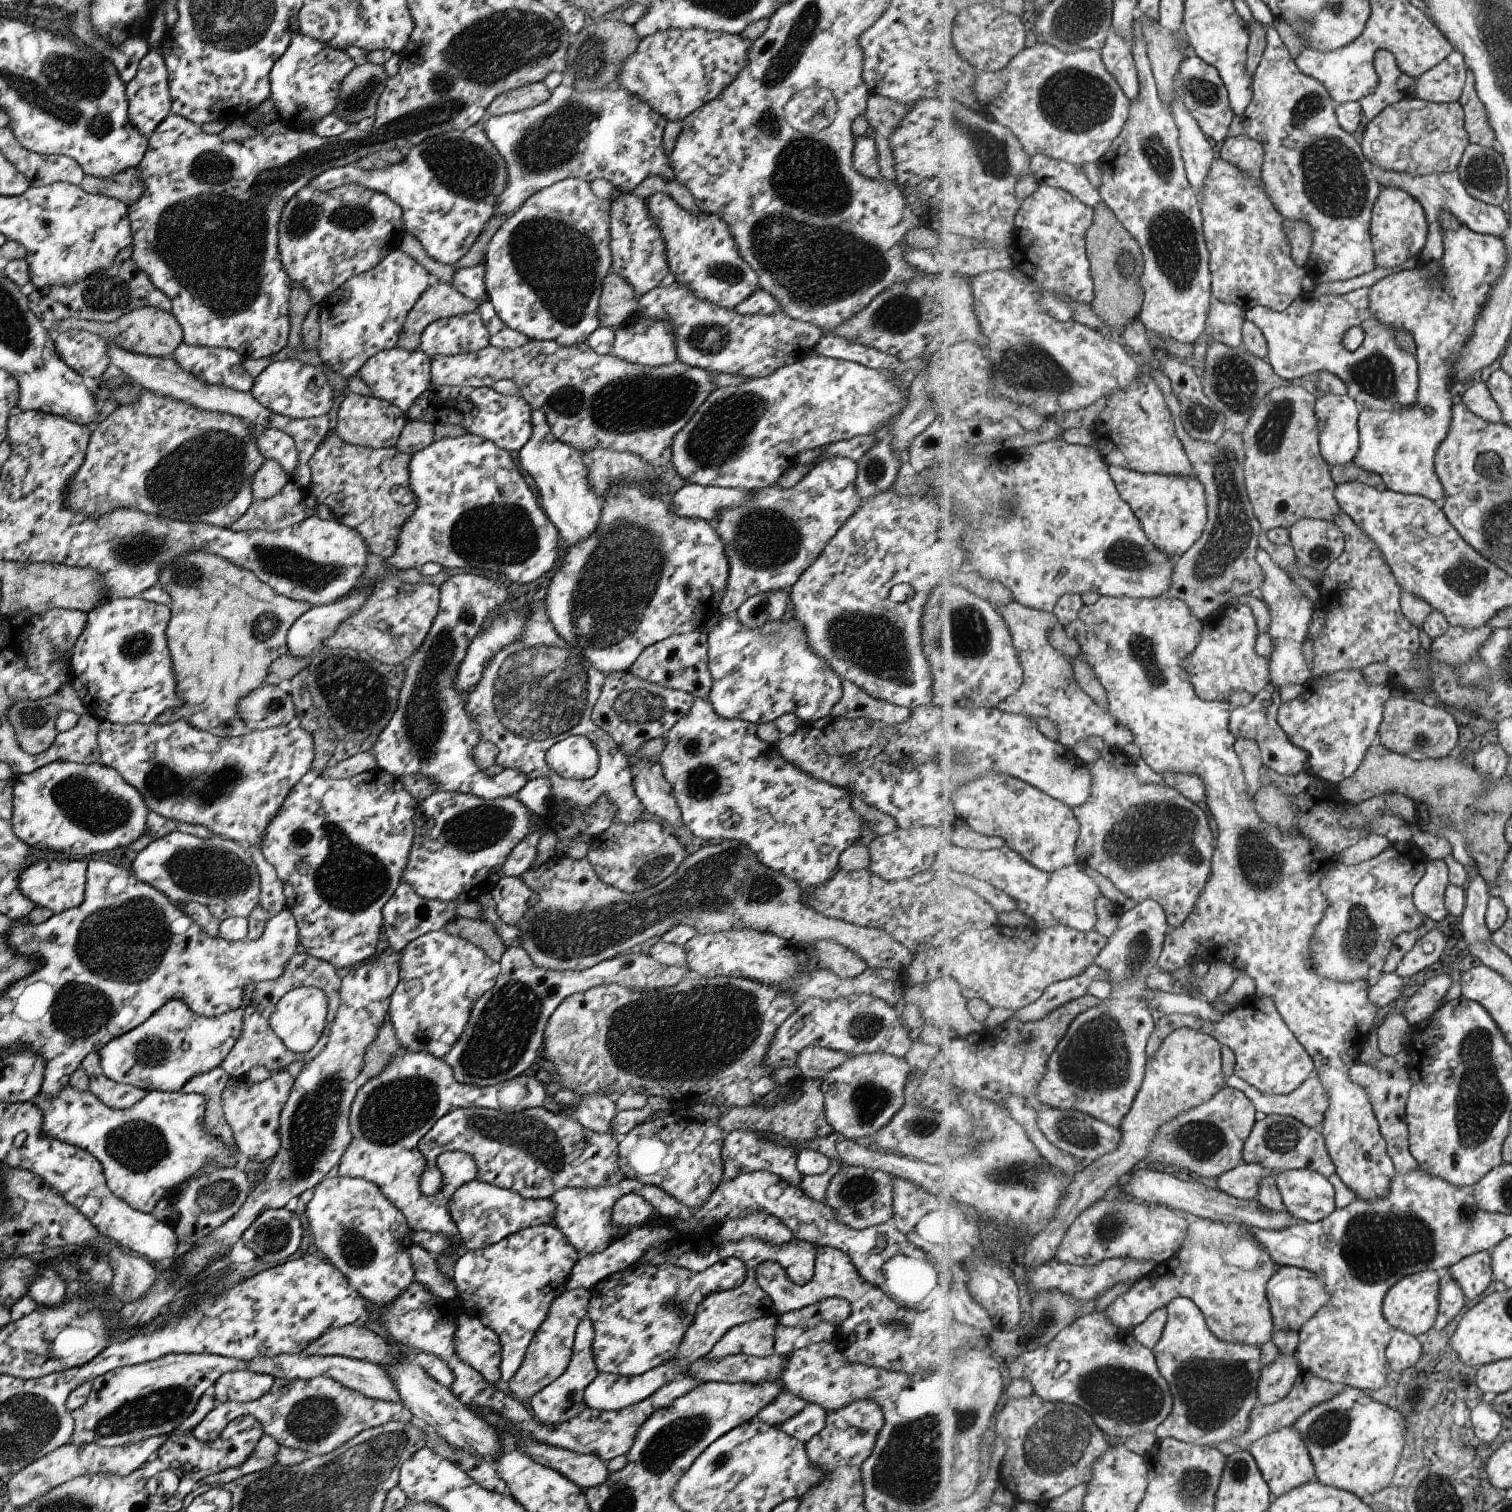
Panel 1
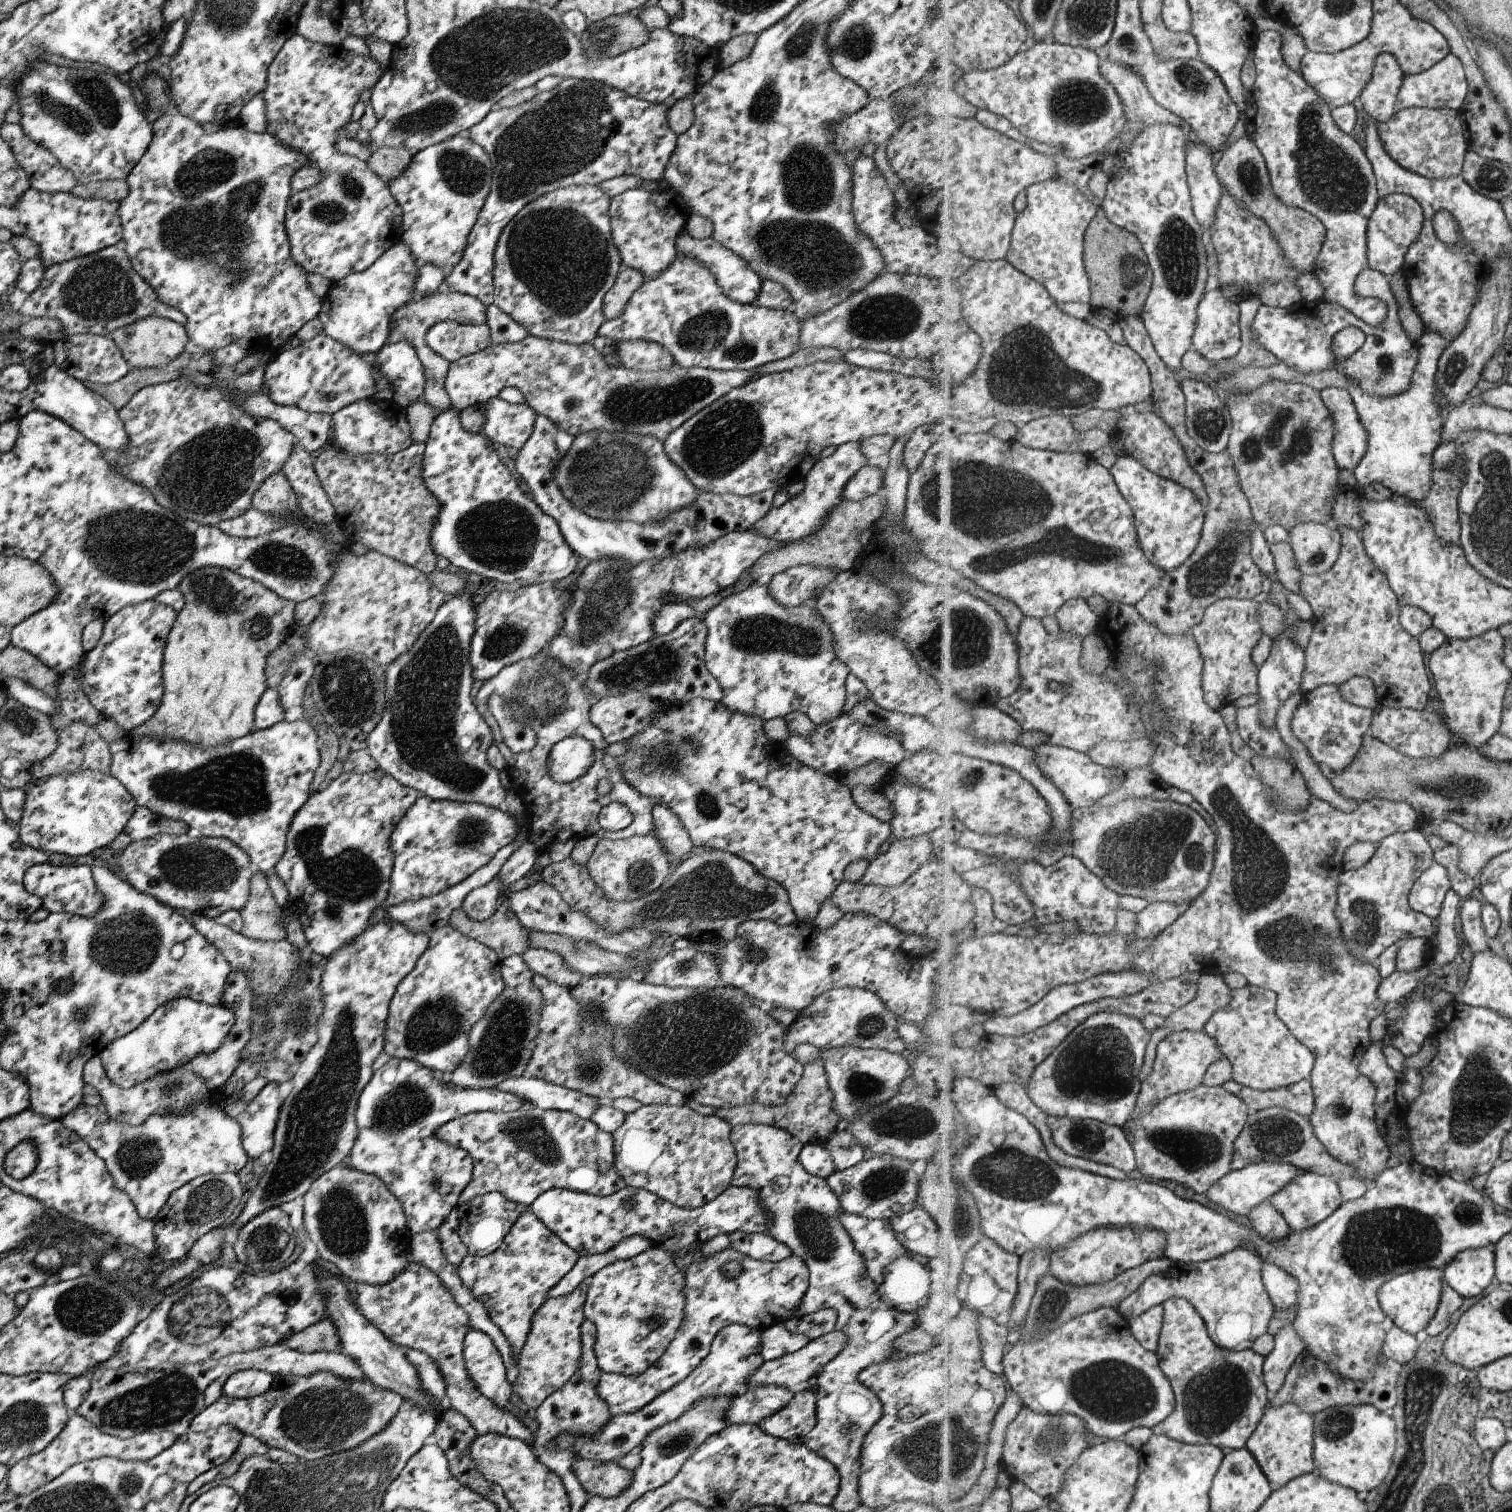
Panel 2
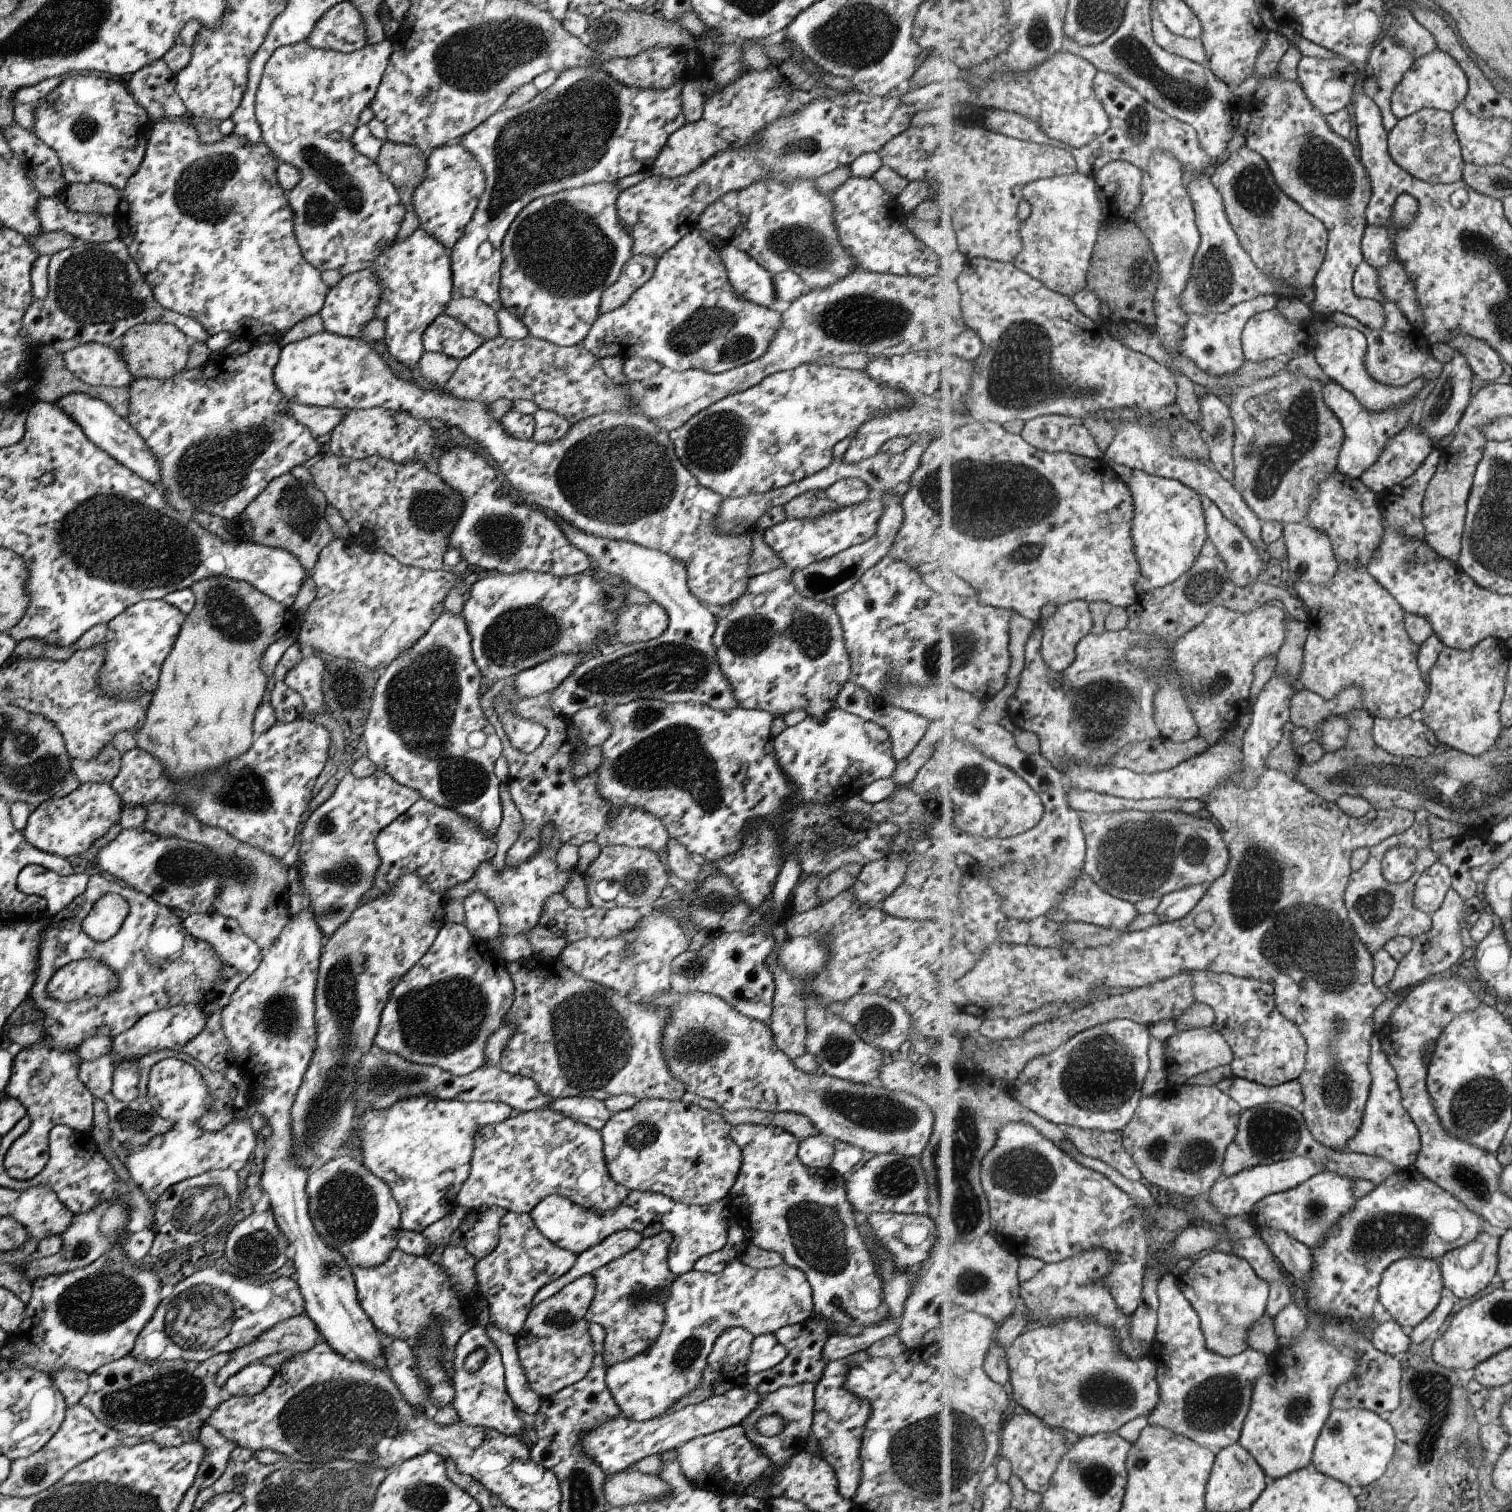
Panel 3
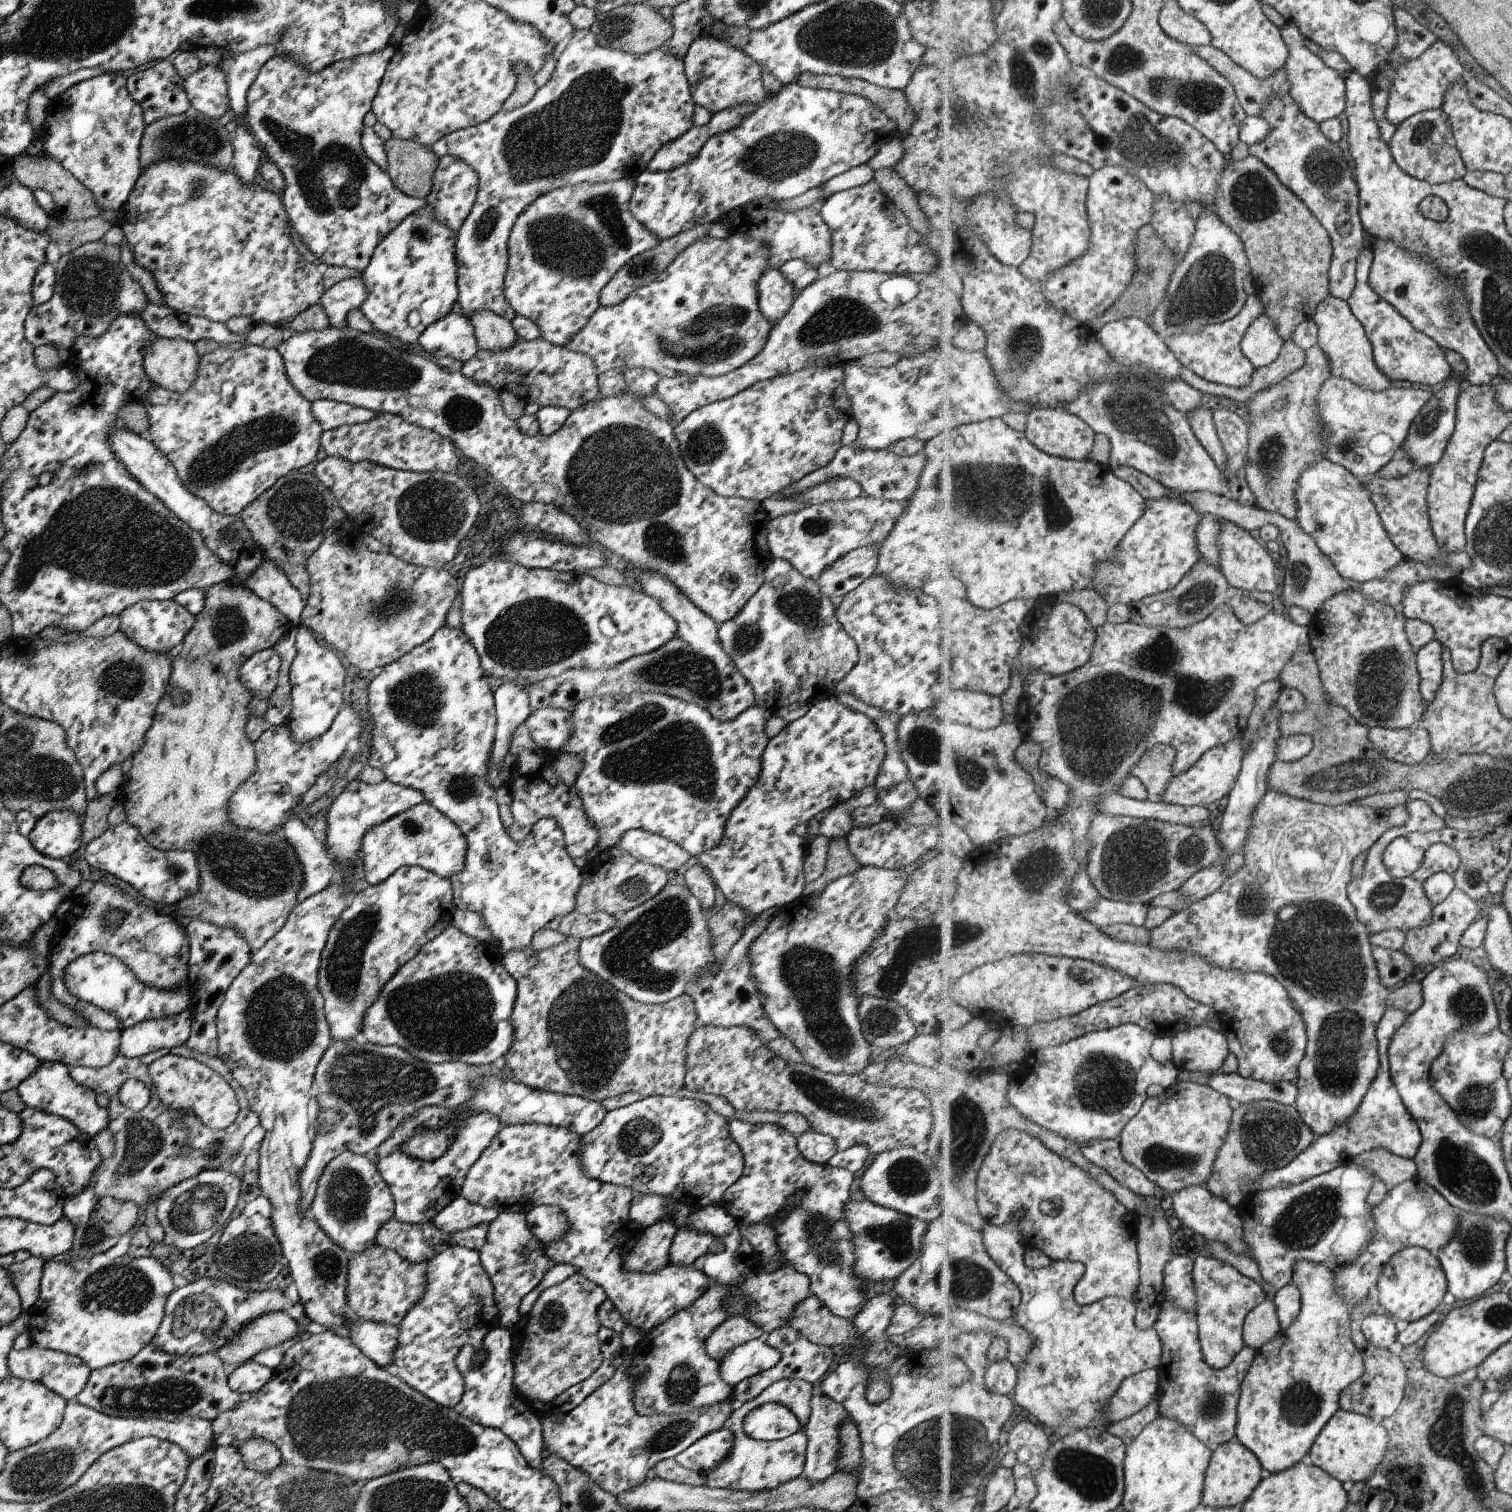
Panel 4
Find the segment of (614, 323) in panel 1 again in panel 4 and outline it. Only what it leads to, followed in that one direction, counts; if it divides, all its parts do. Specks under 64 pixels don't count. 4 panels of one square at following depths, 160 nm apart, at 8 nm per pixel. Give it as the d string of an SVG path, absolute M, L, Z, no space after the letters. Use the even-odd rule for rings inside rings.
M701 223L695 224L690 229L686 231L681 231L668 239L659 241L653 248L648 251L643 251L641 254L633 256L630 258L621 268L607 281L607 284L601 288L598 294L598 301L602 307L610 307L619 304L624 298L627 298L629 294L633 292L636 288L645 286L649 282L653 282L660 275L663 275L665 267L678 252L681 252L686 246L689 246L692 242L697 239L702 239L706 236L708 228L712 223Z

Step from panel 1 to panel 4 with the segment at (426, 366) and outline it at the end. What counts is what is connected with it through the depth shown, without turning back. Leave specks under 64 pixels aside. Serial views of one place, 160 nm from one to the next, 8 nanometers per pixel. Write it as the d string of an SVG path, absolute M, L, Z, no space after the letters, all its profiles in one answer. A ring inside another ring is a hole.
M427 213L419 216L407 215L381 239L374 248L368 265L360 274L366 288L366 300L358 309L372 324L373 329L397 338L403 344L413 344L427 326L454 310L458 295L454 242L454 232Z

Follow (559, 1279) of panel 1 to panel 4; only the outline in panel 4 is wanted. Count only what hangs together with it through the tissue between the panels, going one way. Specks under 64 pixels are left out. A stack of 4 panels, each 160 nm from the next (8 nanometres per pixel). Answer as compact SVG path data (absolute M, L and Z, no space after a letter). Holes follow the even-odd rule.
M501 1211L488 1224L486 1239L478 1250L479 1262L487 1273L493 1289L493 1302L497 1309L498 1326L510 1330L519 1320L520 1300L541 1282L544 1274L553 1268L554 1262L547 1258L544 1246L534 1237L526 1225L522 1211Z

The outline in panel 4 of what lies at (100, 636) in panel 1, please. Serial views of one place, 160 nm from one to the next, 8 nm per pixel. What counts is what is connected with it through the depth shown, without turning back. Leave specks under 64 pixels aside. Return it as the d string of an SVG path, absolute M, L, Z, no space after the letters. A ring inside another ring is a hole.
M172 600L139 601L124 608L118 614L118 618L120 633L123 633L134 645L141 647L144 651L159 654L175 652L194 621L194 615L189 614L185 608Z

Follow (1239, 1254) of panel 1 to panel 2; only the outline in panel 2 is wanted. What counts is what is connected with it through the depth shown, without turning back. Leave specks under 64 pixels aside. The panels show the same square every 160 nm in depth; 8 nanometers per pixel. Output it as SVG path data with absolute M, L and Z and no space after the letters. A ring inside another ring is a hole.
M1242 1247L1188 1267L1173 1264L1167 1272L1149 1277L1117 1310L1130 1321L1166 1299L1174 1296L1187 1297L1204 1318L1209 1334L1217 1346L1234 1351L1253 1349L1257 1340L1268 1332L1276 1312L1262 1277L1264 1266L1264 1259L1259 1253Z

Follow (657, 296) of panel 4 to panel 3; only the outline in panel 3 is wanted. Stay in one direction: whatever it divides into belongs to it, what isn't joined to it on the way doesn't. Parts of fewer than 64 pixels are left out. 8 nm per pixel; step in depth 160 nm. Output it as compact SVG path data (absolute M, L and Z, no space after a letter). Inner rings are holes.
M693 229L656 260L651 278L630 294L621 306L595 319L581 344L597 360L607 355L621 360L641 357L677 372L701 369L706 373L720 373L759 358L781 326L781 313L737 296L727 280L718 253L712 248Z

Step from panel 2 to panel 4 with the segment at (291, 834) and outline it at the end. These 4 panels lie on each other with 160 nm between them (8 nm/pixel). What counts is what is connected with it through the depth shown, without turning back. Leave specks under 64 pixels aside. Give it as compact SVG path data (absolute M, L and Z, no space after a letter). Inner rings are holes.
M359 779L348 782L344 790L332 800L325 815L325 840L323 844L337 869L336 878L341 882L347 883L349 881L349 878L343 879L340 876L339 863L357 859L362 836L366 830L381 824L397 813L406 811L423 800L424 798L418 790L393 784L387 779L383 779L377 784L366 784Z

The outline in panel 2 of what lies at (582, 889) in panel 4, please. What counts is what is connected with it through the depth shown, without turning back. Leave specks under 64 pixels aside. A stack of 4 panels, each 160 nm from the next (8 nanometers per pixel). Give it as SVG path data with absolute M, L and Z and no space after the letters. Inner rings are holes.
M654 834L633 835L628 839L598 839L591 856L587 859L586 869L593 882L608 899L636 899L650 893L668 875L669 862L666 852Z

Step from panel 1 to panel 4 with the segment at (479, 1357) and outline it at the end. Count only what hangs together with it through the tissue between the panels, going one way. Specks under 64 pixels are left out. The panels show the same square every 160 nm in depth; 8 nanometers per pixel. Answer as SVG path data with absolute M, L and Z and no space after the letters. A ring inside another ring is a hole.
M495 1327L489 1330L482 1340L483 1349L487 1352L485 1361L477 1368L471 1368L473 1348L463 1345L456 1353L454 1365L464 1382L459 1402L452 1408L459 1416L484 1427L501 1430L519 1449L529 1466L539 1469L545 1453L542 1437L541 1418L535 1414L529 1401L519 1394L513 1384L512 1338L510 1331Z

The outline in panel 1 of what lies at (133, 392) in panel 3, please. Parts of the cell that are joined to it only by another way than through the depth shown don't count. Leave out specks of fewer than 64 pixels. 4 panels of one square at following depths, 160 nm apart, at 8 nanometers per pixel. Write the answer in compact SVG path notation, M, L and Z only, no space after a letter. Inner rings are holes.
M140 390L139 398L131 404L123 405L113 409L113 412L105 420L93 425L89 442L82 460L81 466L68 478L68 487L62 498L62 505L74 513L82 513L90 519L96 519L113 509L137 509L148 515L167 517L172 521L186 523L207 523L216 527L228 528L237 520L250 505L252 501L252 490L250 482L253 473L261 466L264 457L259 454L254 440L252 439L252 428L255 427L245 419L220 413L217 411L202 411L189 403L157 395L152 391Z

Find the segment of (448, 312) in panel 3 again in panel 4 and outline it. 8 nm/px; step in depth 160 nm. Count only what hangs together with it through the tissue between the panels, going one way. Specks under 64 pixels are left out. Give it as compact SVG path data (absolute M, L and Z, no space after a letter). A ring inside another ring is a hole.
M490 310L471 311L466 317L472 324L479 349L503 350L519 340L511 323Z

